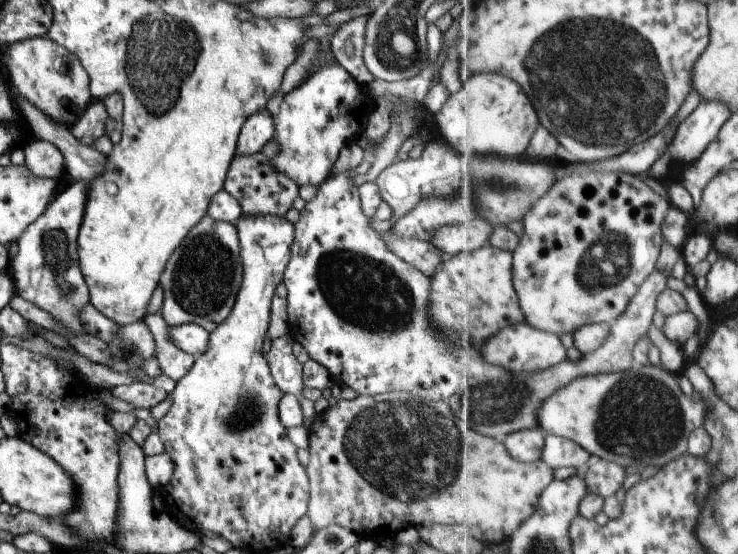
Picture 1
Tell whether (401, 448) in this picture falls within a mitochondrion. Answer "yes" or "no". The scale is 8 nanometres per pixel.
yes

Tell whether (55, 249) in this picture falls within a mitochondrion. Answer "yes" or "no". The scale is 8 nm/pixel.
yes

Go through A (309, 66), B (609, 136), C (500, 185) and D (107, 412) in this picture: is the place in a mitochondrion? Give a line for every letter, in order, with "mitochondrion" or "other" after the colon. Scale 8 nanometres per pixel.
A: mitochondrion
B: mitochondrion
C: mitochondrion
D: other

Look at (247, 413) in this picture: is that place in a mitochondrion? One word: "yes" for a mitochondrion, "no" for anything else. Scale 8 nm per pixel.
yes

